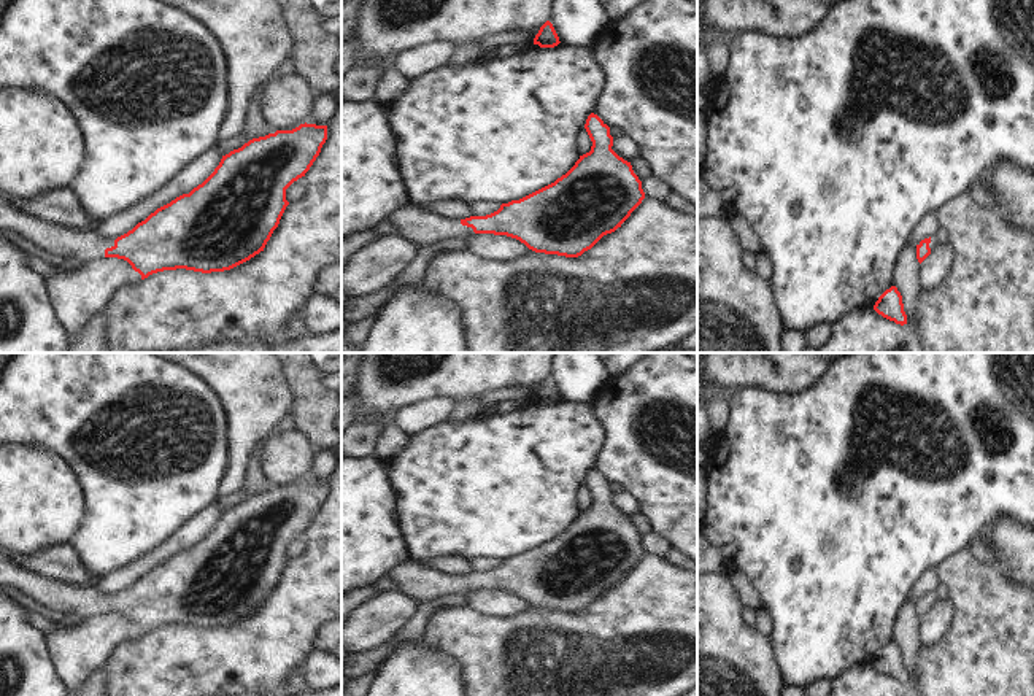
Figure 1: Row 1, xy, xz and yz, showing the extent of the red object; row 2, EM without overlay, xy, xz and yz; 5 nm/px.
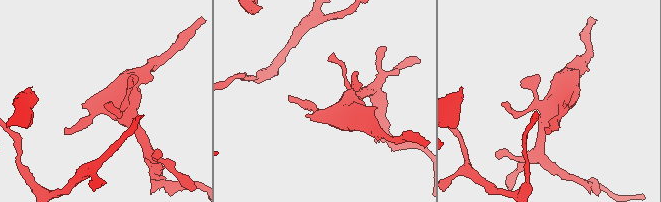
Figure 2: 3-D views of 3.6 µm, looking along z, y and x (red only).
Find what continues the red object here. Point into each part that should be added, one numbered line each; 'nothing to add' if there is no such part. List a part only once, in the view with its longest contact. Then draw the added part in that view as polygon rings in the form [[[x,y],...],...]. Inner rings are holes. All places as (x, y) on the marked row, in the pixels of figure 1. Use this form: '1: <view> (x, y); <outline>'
1: xy (59, 242); [[[2,194],[0,232],[22,237],[43,254],[81,262],[103,261],[105,249],[114,246],[114,240],[100,238],[95,232],[71,230],[25,215]]]

